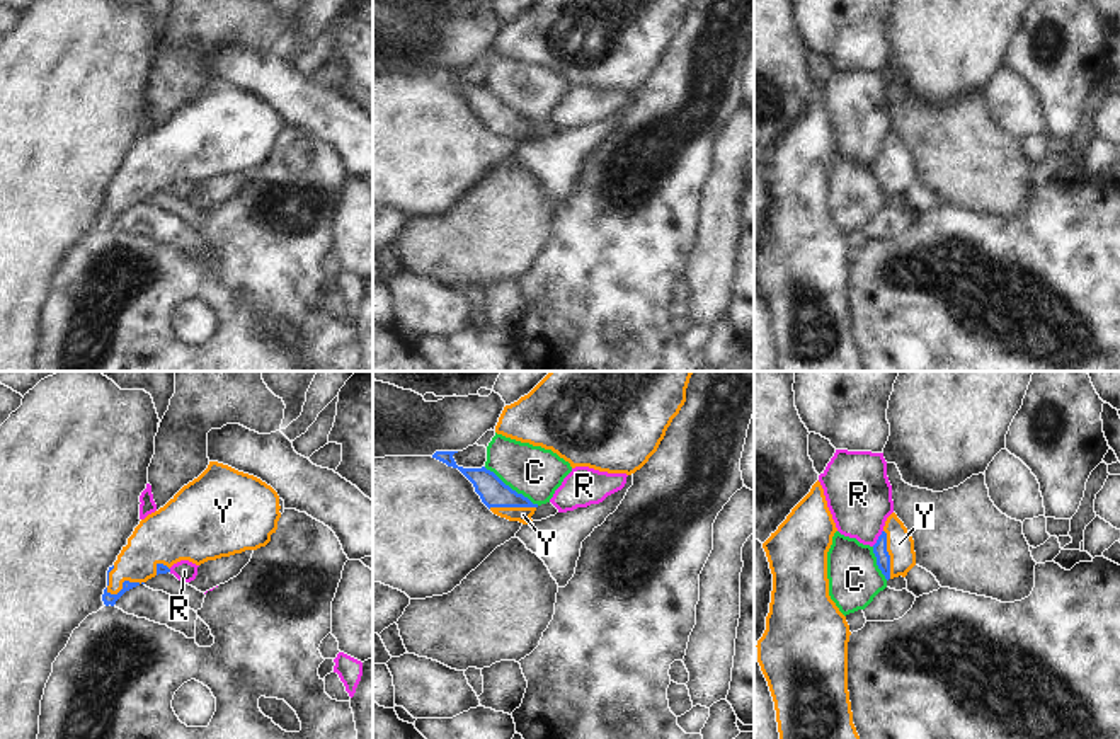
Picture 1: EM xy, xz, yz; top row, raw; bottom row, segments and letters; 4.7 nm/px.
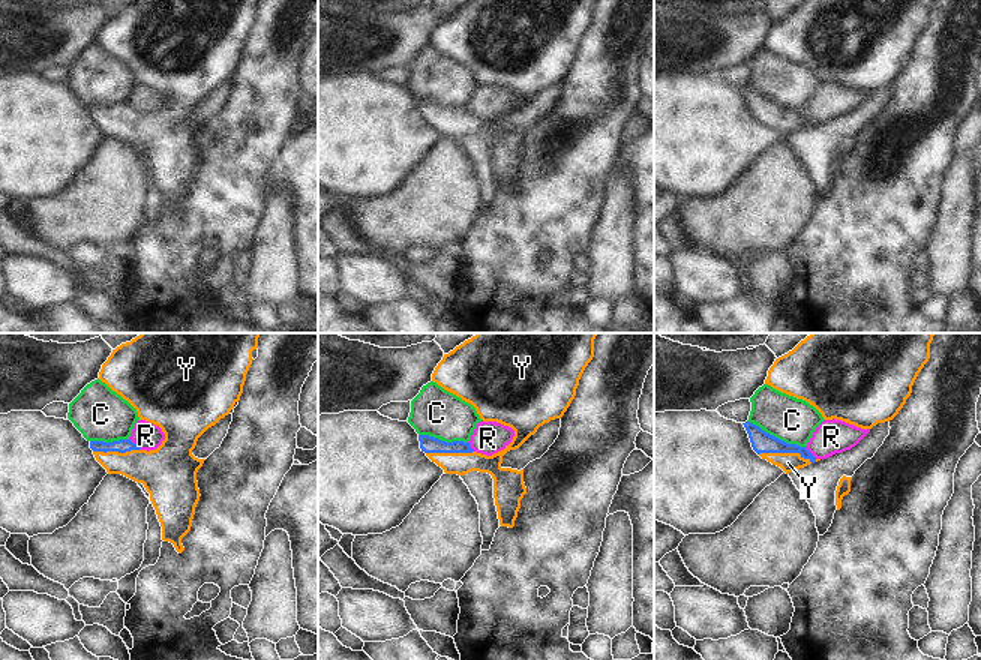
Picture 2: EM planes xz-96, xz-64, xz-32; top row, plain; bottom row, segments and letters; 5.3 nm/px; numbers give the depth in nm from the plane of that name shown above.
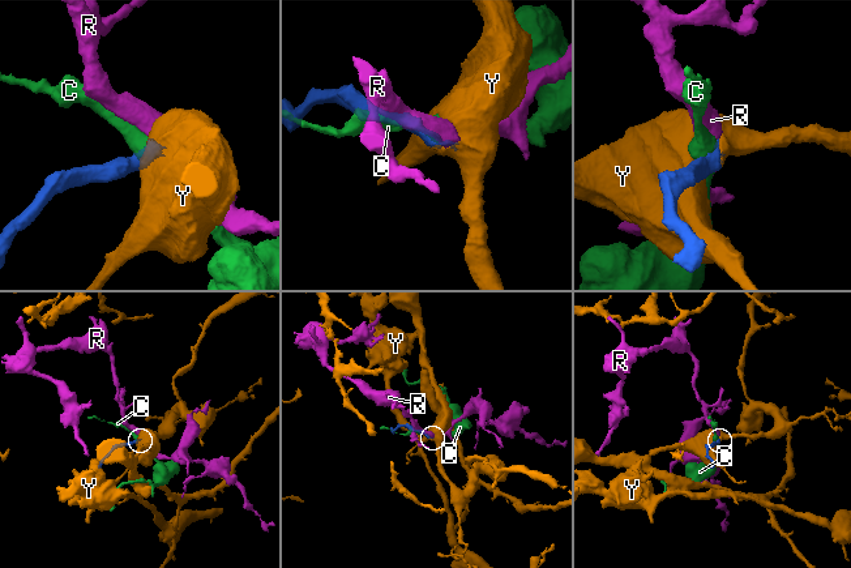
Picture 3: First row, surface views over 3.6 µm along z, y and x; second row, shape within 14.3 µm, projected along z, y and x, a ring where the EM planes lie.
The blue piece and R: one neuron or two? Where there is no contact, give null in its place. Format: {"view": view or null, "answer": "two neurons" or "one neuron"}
{"view": "yz", "answer": "two neurons"}

